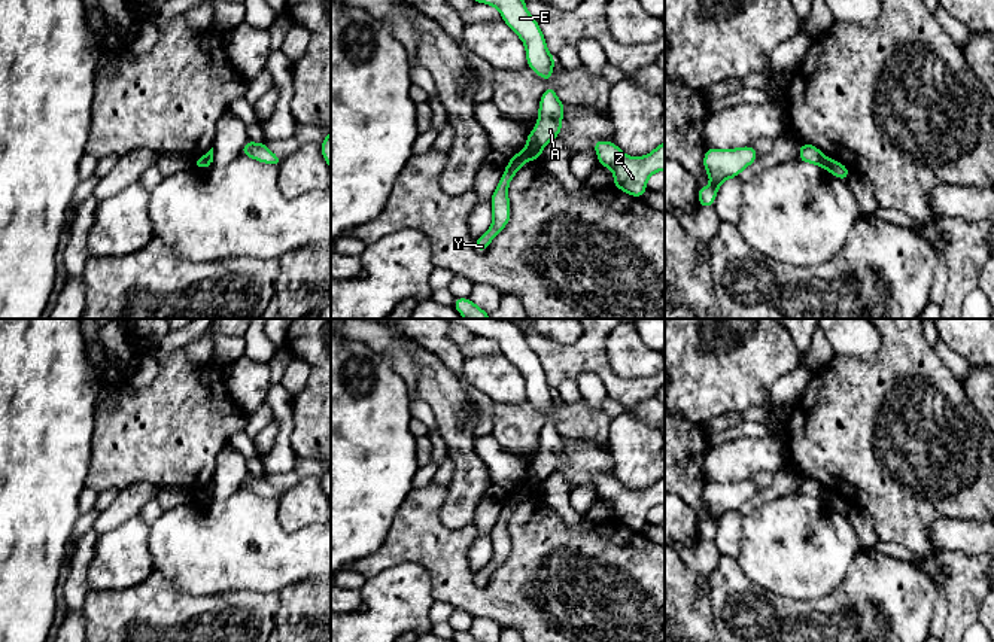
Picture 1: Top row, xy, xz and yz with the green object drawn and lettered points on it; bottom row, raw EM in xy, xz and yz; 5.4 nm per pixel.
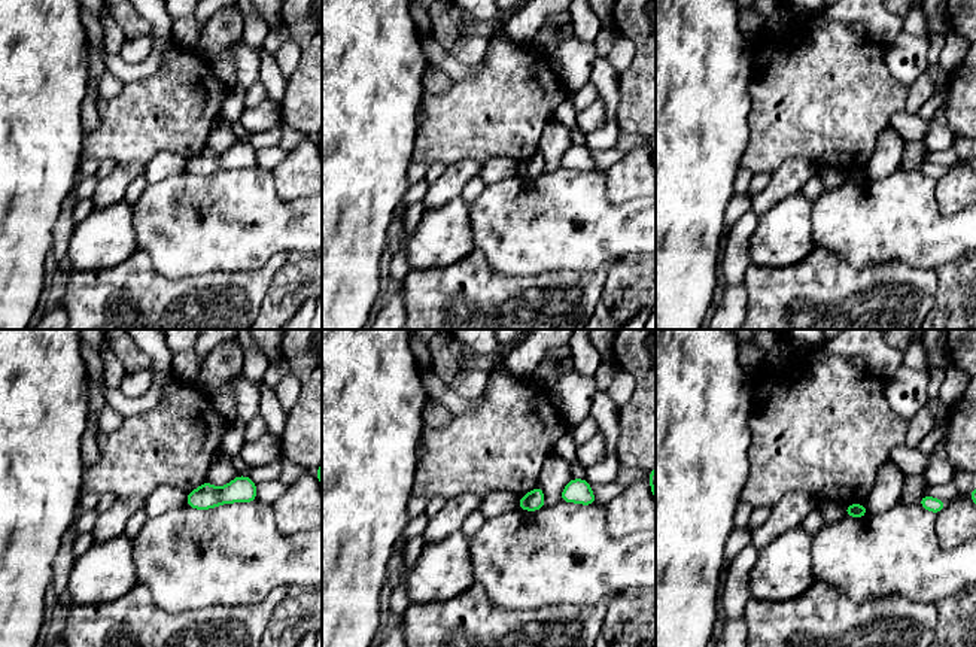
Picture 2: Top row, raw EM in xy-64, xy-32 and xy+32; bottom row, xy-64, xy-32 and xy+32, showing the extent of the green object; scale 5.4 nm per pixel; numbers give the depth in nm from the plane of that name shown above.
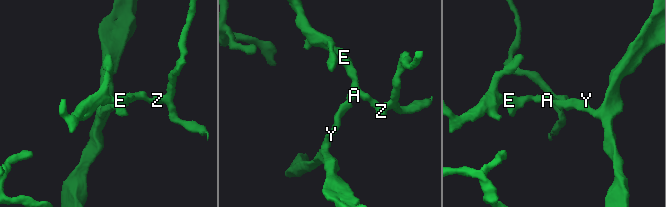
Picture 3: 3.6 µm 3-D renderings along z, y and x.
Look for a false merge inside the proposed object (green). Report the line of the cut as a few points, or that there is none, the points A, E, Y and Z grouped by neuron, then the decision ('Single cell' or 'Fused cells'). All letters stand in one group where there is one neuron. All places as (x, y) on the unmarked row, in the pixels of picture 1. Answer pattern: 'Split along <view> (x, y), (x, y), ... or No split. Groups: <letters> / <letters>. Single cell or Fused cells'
Split along xz (529, 477), (540, 483). Groups: A E Z / Y. Fused cells

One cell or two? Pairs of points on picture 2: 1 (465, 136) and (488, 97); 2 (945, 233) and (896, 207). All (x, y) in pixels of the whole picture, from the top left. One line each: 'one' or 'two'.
1: one
2: one

